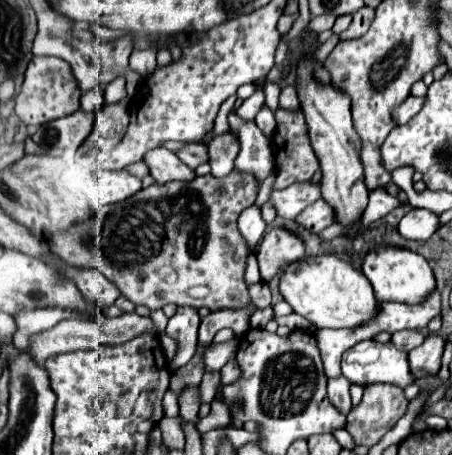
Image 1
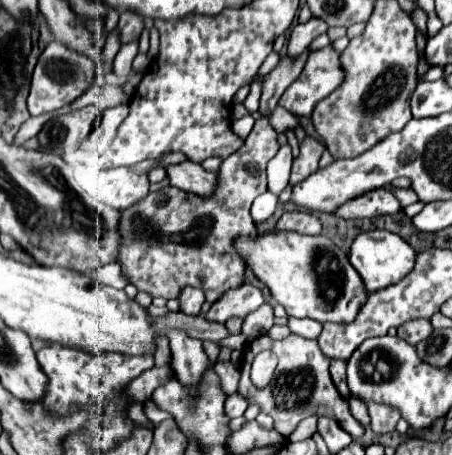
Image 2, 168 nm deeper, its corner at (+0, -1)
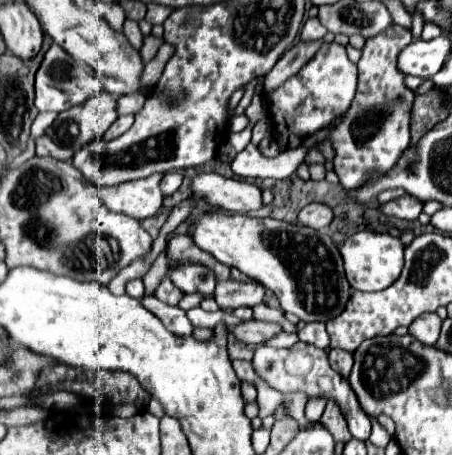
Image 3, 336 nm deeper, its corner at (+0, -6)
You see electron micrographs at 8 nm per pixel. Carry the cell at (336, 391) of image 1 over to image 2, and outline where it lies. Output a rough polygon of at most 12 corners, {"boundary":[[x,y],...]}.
{"boundary":[[330,362],[330,374],[340,394],[348,396],[346,362]]}

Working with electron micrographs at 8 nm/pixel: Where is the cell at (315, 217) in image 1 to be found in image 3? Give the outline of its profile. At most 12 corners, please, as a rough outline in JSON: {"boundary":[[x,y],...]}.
{"boundary":[[412,195],[378,205],[388,217],[412,221],[422,211]]}

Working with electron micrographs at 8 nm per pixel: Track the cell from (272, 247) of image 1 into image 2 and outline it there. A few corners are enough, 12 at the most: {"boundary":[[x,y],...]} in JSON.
{"boundary":[[302,210],[286,212],[278,230],[320,234],[322,222]]}

